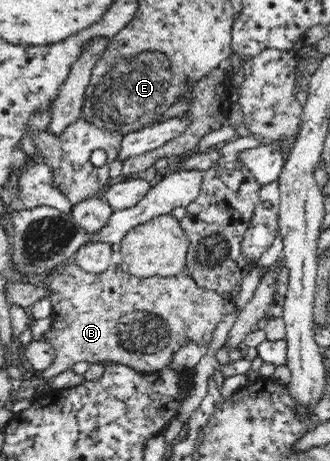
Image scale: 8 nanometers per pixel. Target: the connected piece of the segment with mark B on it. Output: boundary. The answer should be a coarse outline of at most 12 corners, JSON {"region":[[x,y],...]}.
{"region":[[183,275],[52,277],[55,349],[32,396],[77,362],[161,370],[232,306]]}

